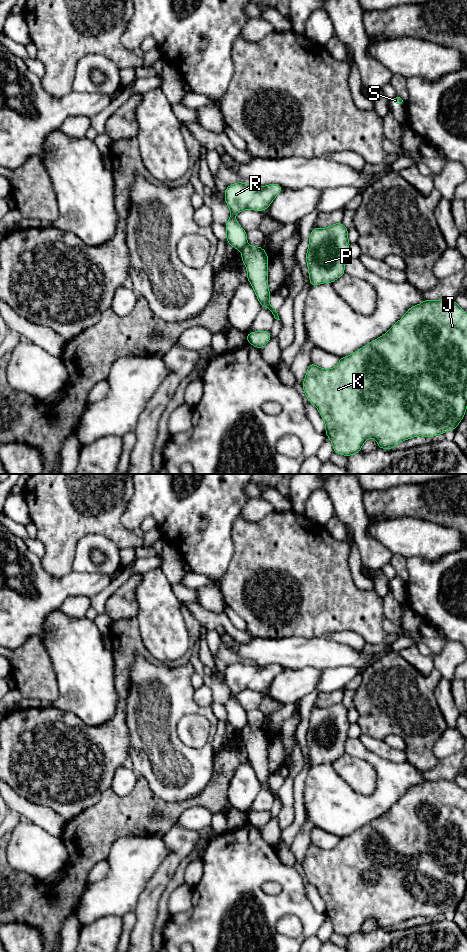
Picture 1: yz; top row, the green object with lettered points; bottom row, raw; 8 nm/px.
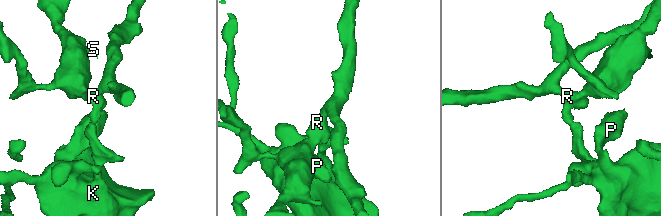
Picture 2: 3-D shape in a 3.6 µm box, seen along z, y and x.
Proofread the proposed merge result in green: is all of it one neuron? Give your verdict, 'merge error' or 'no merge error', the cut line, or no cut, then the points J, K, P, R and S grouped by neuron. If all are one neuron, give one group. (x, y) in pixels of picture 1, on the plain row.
merge error | yz (247, 724), (240, 730) | J K P / R S

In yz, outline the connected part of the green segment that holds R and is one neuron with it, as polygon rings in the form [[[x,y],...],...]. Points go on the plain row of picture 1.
[[[243,662],[231,664],[226,668],[225,681],[231,692],[228,702],[225,704],[228,724],[240,731],[248,725],[247,712],[238,704],[235,695],[247,689],[256,691],[267,689],[282,669],[280,665],[275,663],[268,666],[258,666]]]

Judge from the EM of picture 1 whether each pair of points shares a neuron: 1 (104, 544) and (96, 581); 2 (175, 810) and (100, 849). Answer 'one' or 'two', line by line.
1: two
2: one

